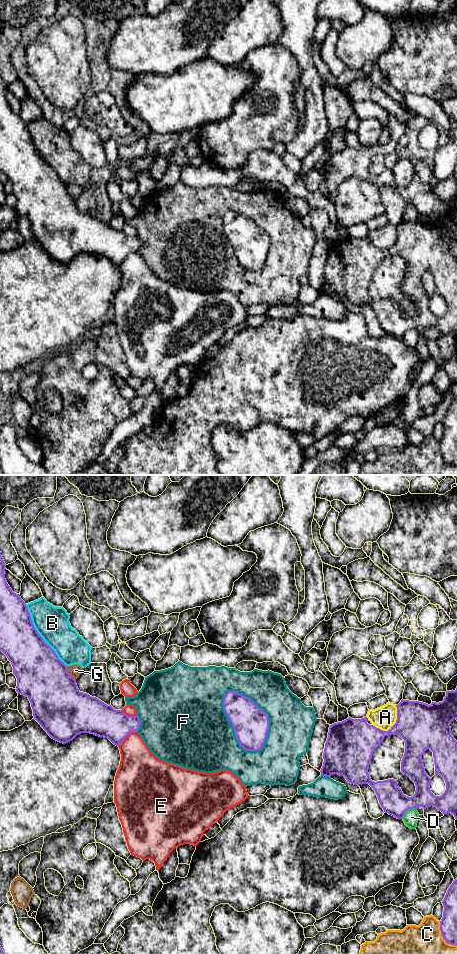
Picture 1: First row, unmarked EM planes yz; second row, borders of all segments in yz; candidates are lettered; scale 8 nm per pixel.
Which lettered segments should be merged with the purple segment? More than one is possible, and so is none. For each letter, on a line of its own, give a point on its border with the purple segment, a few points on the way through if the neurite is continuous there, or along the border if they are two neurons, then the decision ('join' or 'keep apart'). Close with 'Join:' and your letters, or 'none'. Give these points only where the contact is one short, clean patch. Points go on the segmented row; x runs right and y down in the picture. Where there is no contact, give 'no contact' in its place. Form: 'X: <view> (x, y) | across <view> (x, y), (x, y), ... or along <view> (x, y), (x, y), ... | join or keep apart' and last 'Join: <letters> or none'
A: yz (393, 725) | keep apart
B: yz (39, 635) | keep apart
C: yz (442, 936) | keep apart
D: yz (408, 809) | keep apart
E: yz (126, 736) | keep apart
F: yz (233, 728) | keep apart
G: yz (68, 673) | keep apart
Join: none

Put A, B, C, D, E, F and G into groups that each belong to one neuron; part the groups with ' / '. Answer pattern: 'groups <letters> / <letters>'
groups A / B / C / D / E / F / G

